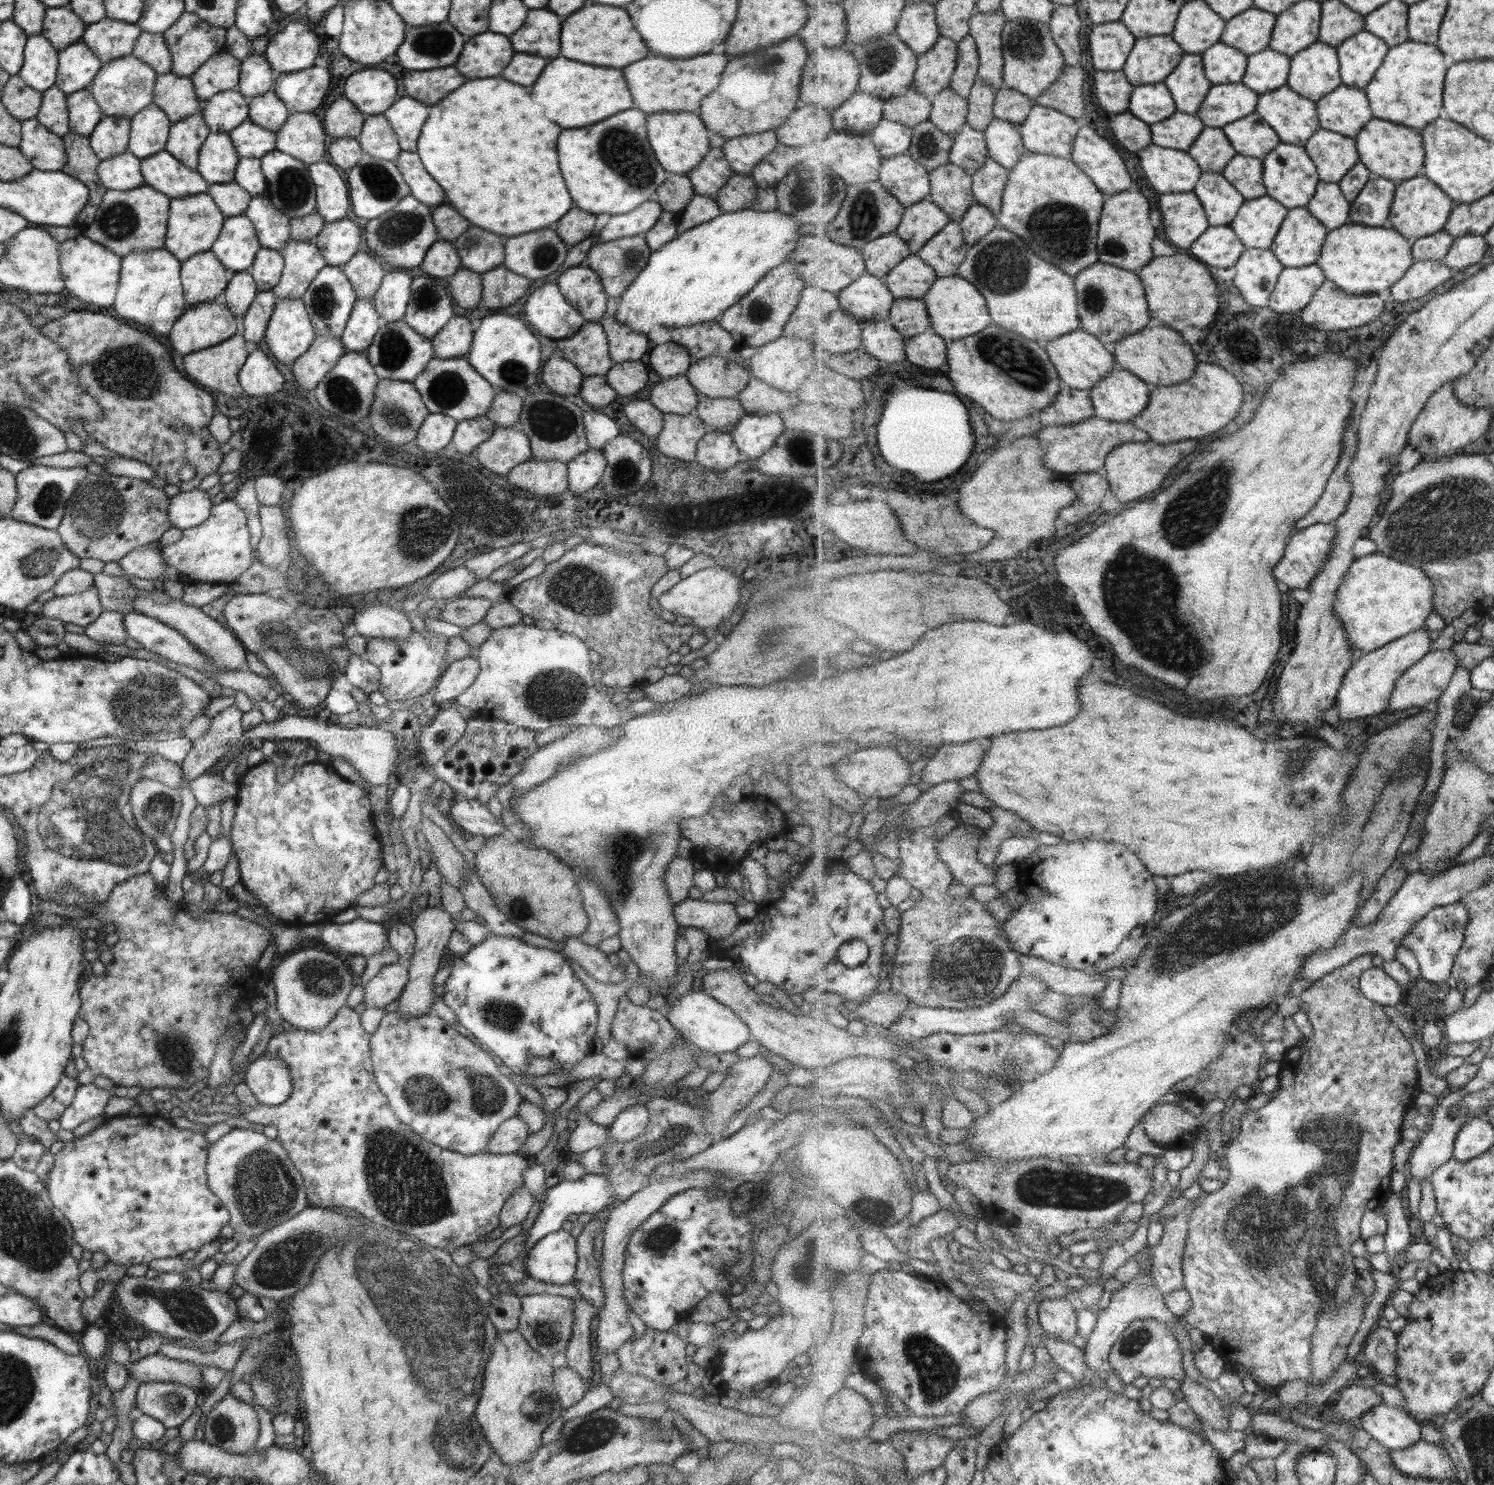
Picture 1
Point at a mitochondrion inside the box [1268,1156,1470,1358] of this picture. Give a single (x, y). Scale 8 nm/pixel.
(1332, 1325)

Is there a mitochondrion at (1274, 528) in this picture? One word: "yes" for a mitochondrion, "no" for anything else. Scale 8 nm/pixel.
no

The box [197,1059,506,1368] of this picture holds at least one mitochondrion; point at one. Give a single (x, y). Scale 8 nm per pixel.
(393, 1162)

